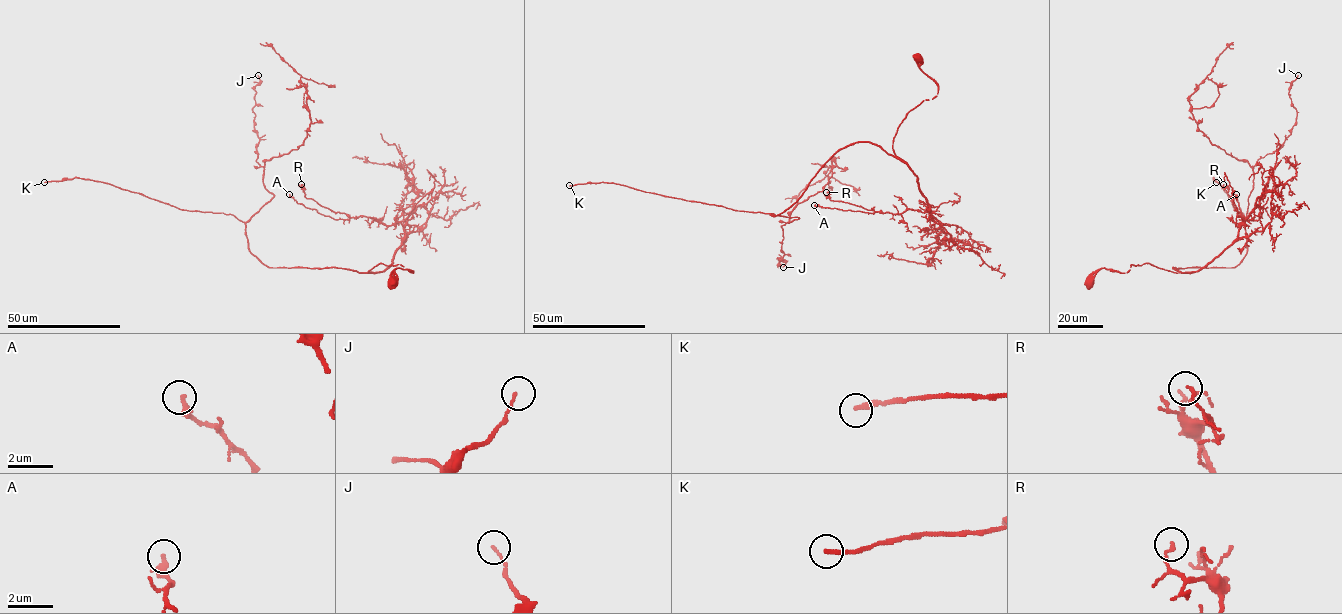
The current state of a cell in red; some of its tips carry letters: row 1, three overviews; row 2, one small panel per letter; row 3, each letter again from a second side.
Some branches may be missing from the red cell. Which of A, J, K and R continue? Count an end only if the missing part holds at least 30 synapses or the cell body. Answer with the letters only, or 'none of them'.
K

